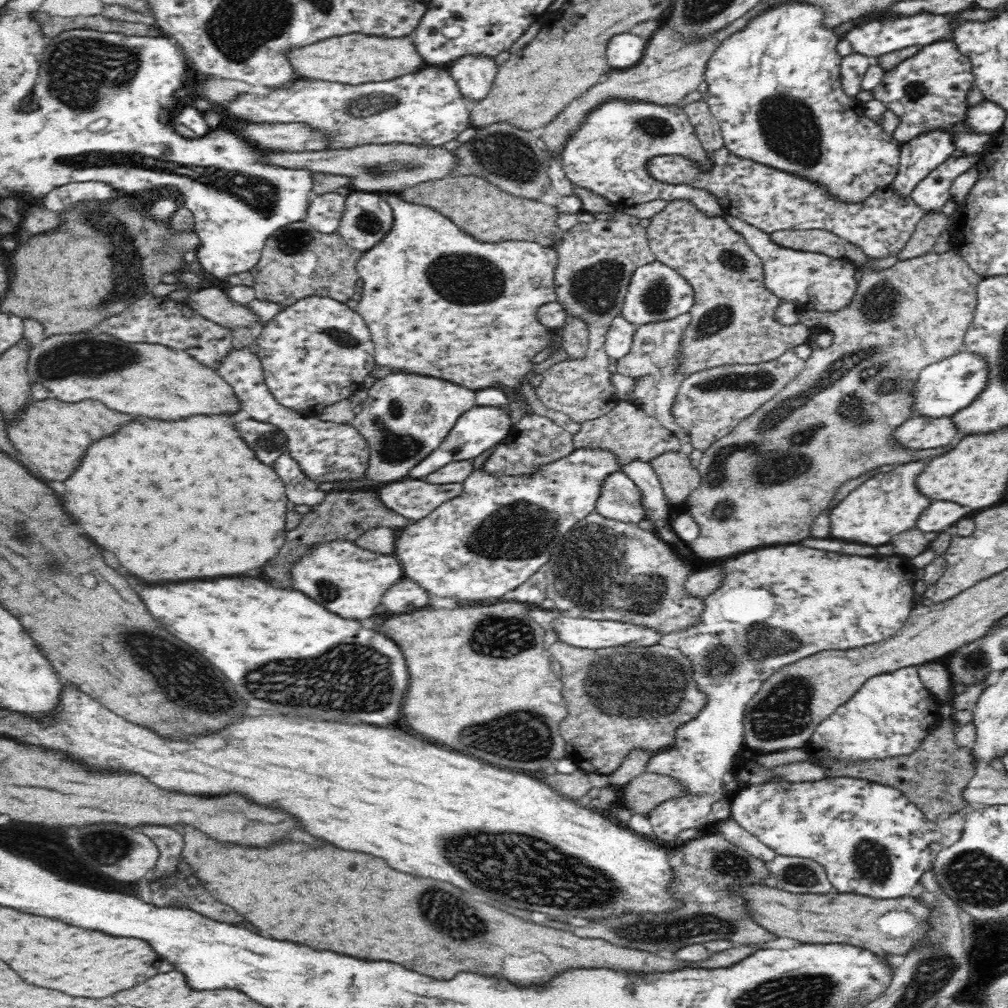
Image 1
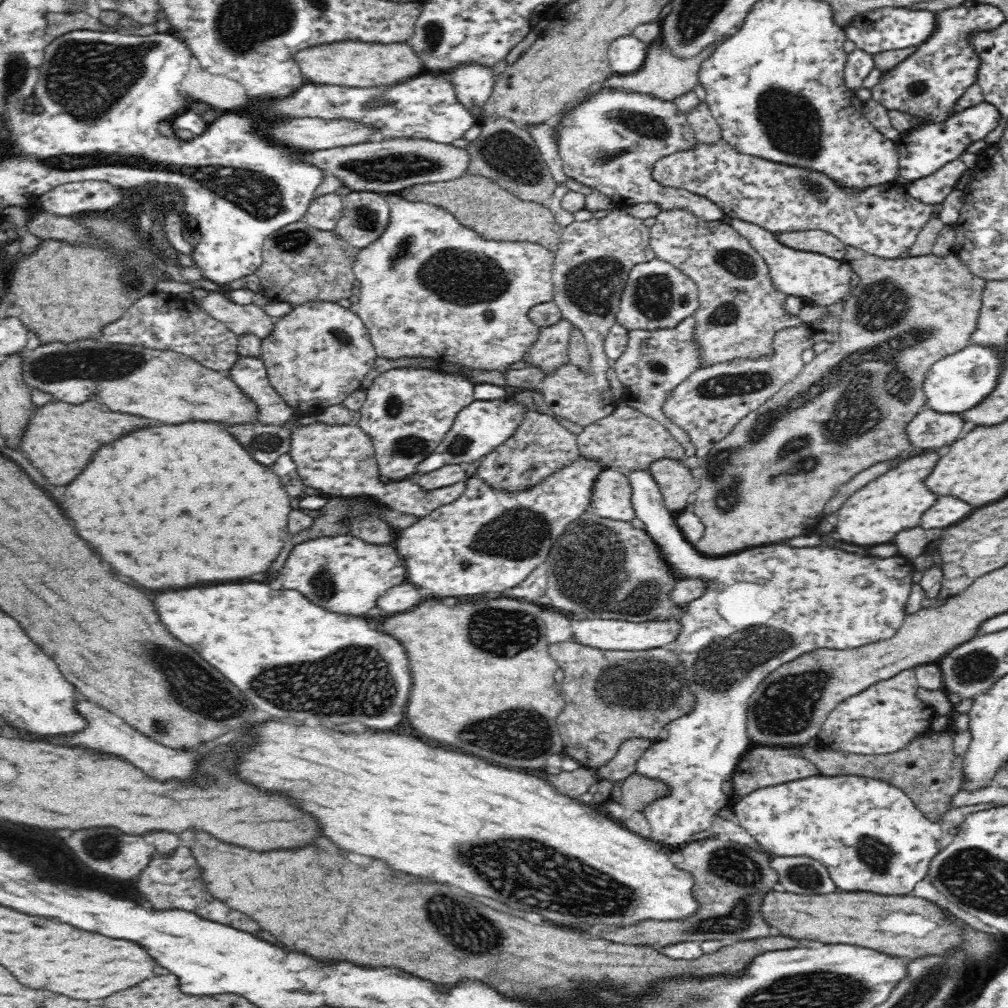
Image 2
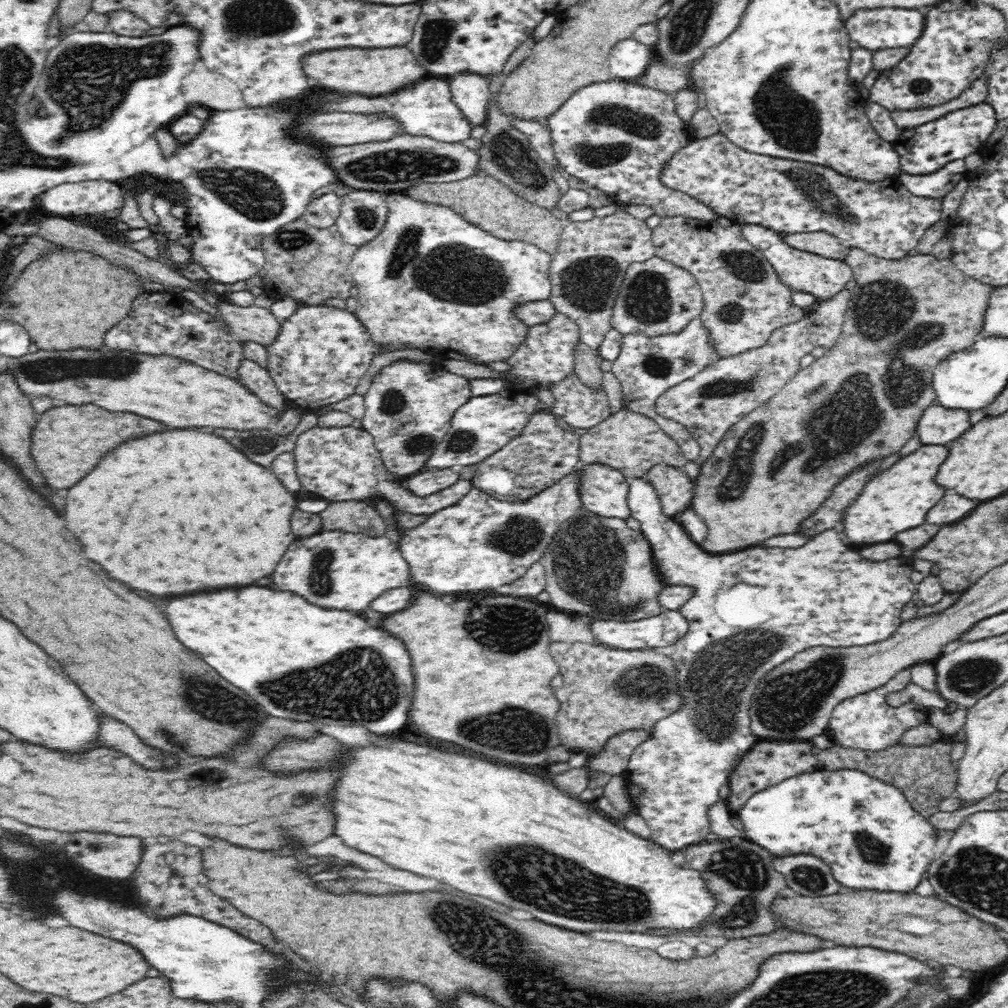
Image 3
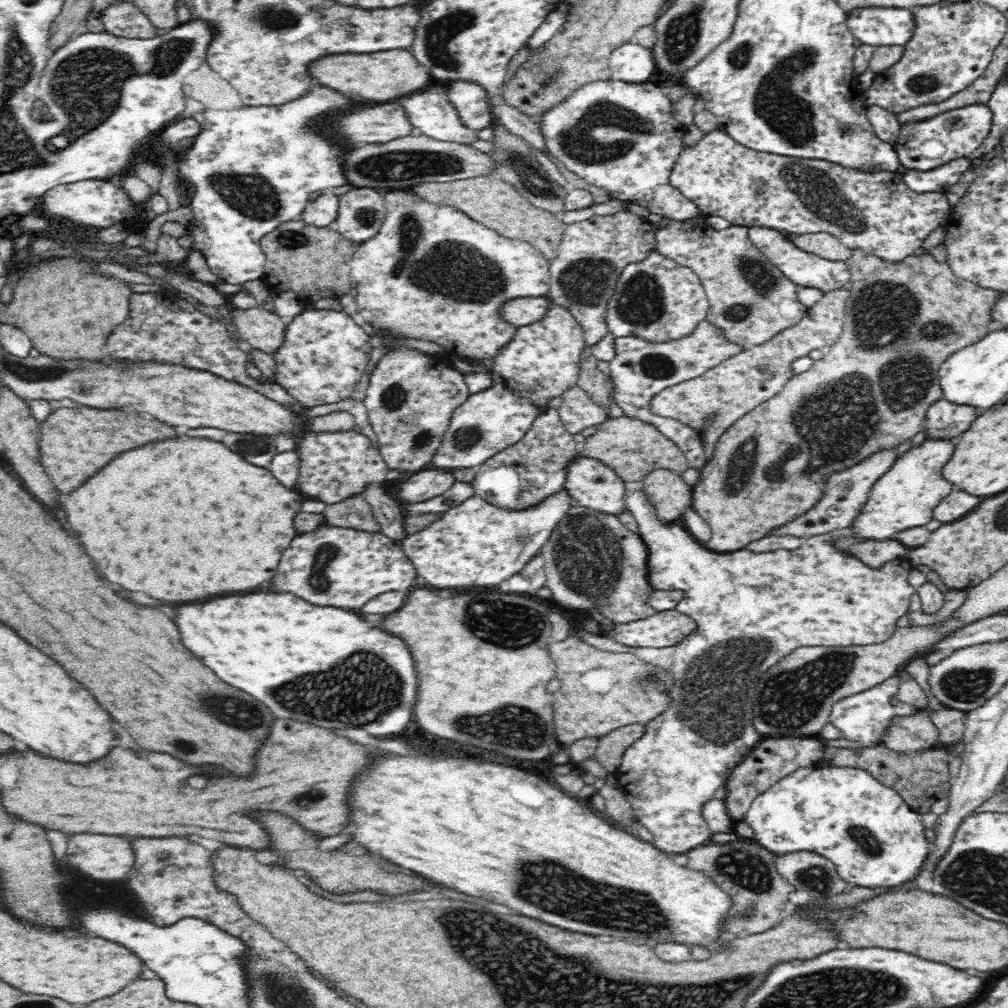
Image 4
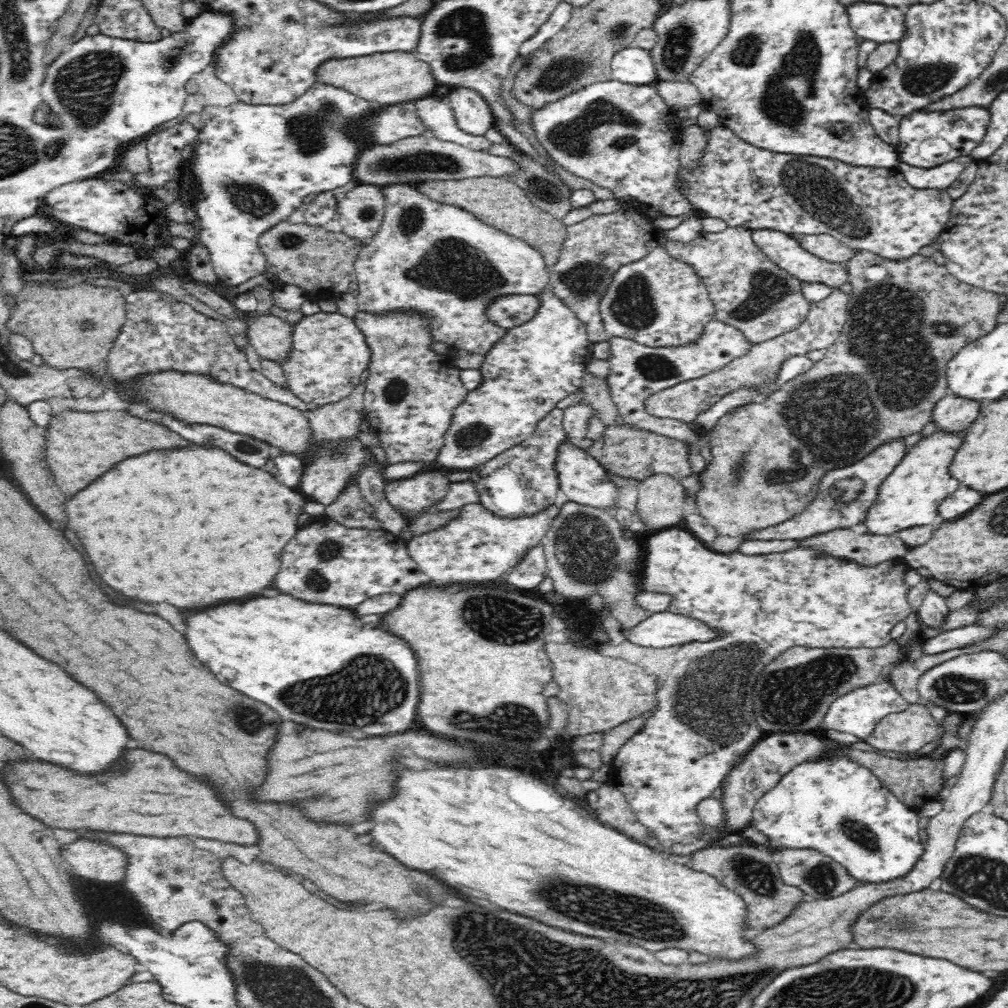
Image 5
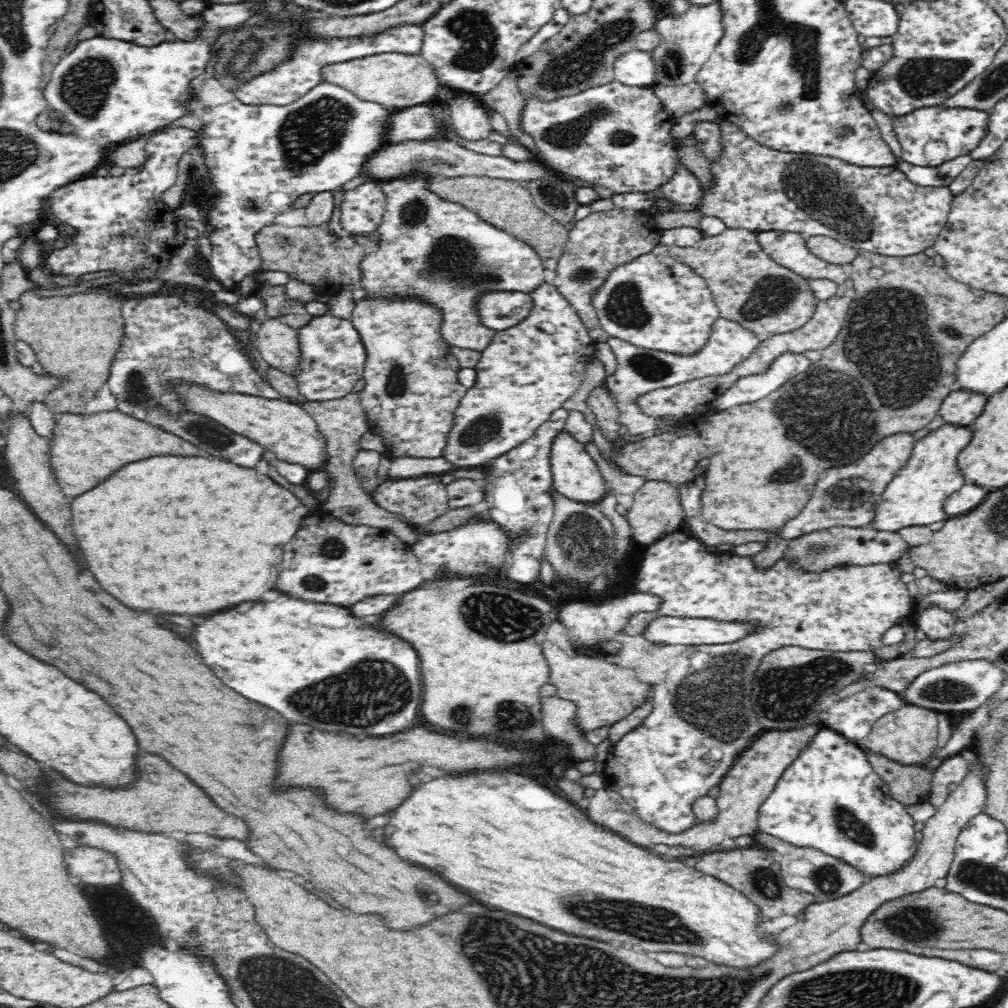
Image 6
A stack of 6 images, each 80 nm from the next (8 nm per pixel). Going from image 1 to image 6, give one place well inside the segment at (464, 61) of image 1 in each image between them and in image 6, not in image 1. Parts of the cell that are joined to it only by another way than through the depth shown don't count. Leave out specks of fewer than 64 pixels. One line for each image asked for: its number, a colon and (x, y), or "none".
2: (473, 84)
3: (471, 92)
4: (469, 99)
5: (473, 115)
6: (468, 118)

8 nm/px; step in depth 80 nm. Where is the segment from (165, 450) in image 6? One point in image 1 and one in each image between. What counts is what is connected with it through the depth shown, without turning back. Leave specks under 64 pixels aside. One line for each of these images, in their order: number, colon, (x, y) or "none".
1: (53, 435)
2: (60, 439)
3: (69, 440)
4: (75, 443)
5: (80, 446)

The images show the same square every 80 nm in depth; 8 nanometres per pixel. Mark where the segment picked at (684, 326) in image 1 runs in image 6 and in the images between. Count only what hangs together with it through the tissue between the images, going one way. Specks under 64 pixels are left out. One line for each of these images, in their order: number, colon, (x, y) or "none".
2: (654, 363)
3: (646, 367)
4: (639, 370)
5: (635, 371)
6: (638, 371)

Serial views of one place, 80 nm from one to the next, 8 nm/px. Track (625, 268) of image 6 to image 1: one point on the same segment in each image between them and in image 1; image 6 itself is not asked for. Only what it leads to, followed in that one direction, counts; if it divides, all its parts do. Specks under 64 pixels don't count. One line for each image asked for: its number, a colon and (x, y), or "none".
1: (657, 293)
2: (656, 296)
3: (656, 298)
4: (657, 300)
5: (657, 301)

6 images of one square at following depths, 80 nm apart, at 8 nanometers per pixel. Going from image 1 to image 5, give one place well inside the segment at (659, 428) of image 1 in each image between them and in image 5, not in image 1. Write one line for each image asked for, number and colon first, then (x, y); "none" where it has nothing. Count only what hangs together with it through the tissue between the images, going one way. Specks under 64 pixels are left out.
2: (628, 440)
3: (632, 443)
4: (632, 449)
5: (627, 452)

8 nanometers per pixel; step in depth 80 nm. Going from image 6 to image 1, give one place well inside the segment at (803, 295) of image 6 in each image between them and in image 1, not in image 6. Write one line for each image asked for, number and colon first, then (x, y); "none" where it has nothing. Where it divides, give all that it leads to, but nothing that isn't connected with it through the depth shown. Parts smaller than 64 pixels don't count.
1: (733, 321)
2: (740, 311)
3: (745, 301)
4: (751, 300)
5: (750, 292)

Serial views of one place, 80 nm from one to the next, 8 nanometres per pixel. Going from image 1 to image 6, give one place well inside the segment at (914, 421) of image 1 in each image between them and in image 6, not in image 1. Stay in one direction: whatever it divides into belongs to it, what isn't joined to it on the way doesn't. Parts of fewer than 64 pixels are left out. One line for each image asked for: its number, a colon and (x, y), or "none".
2: (930, 429)
3: (938, 425)
4: (945, 419)
5: (955, 413)
6: (961, 406)

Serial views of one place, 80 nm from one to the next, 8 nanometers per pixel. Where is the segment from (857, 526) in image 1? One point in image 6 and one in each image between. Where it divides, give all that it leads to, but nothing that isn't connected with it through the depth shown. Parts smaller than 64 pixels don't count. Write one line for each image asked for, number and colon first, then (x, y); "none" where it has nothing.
2: (874, 514)
3: (899, 498)
4: (904, 497)
5: (911, 495)
6: (914, 497)

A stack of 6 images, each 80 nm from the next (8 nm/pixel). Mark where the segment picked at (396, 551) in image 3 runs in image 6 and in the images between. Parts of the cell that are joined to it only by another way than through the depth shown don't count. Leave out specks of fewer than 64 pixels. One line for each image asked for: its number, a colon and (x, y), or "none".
4: (330, 566)
5: (327, 562)
6: (329, 561)

